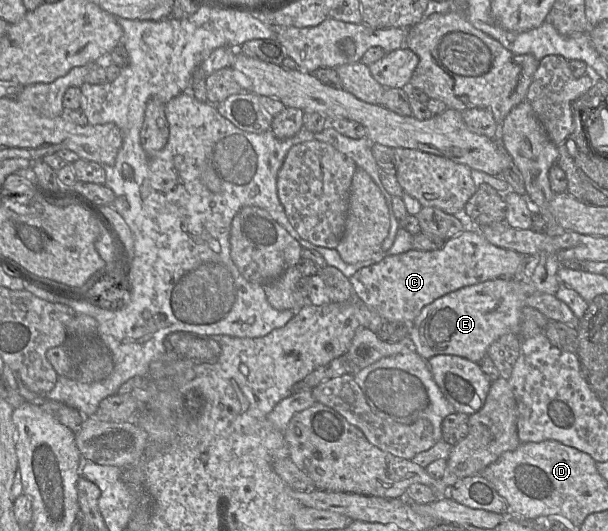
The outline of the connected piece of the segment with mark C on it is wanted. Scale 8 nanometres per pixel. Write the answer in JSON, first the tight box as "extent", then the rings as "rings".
{"extent":[349,225,527,324],"rings":[[[470,225],[436,250],[410,249],[387,256],[355,272],[349,282],[362,302],[384,321],[412,324],[424,306],[450,292],[488,280],[527,275],[526,256],[491,244],[477,228]]]}

